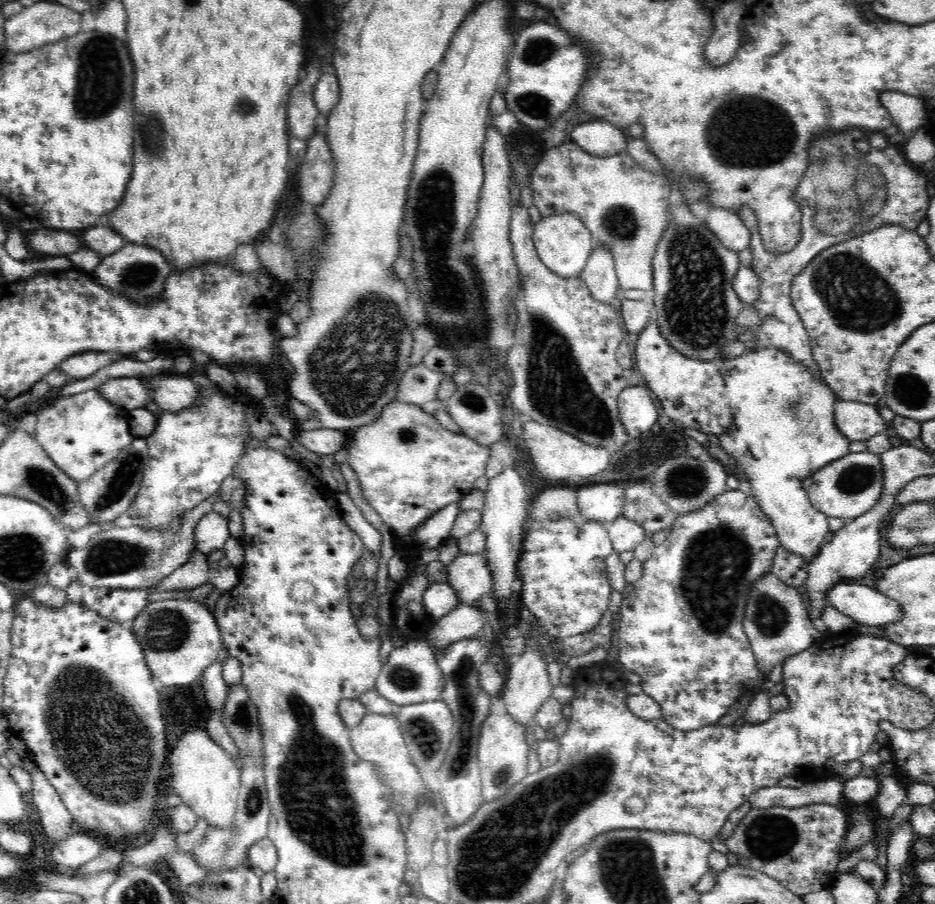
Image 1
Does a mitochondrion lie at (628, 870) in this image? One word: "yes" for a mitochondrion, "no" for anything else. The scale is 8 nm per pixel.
yes

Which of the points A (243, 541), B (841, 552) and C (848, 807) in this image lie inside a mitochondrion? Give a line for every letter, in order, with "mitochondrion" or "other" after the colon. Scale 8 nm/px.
A: other
B: other
C: other

